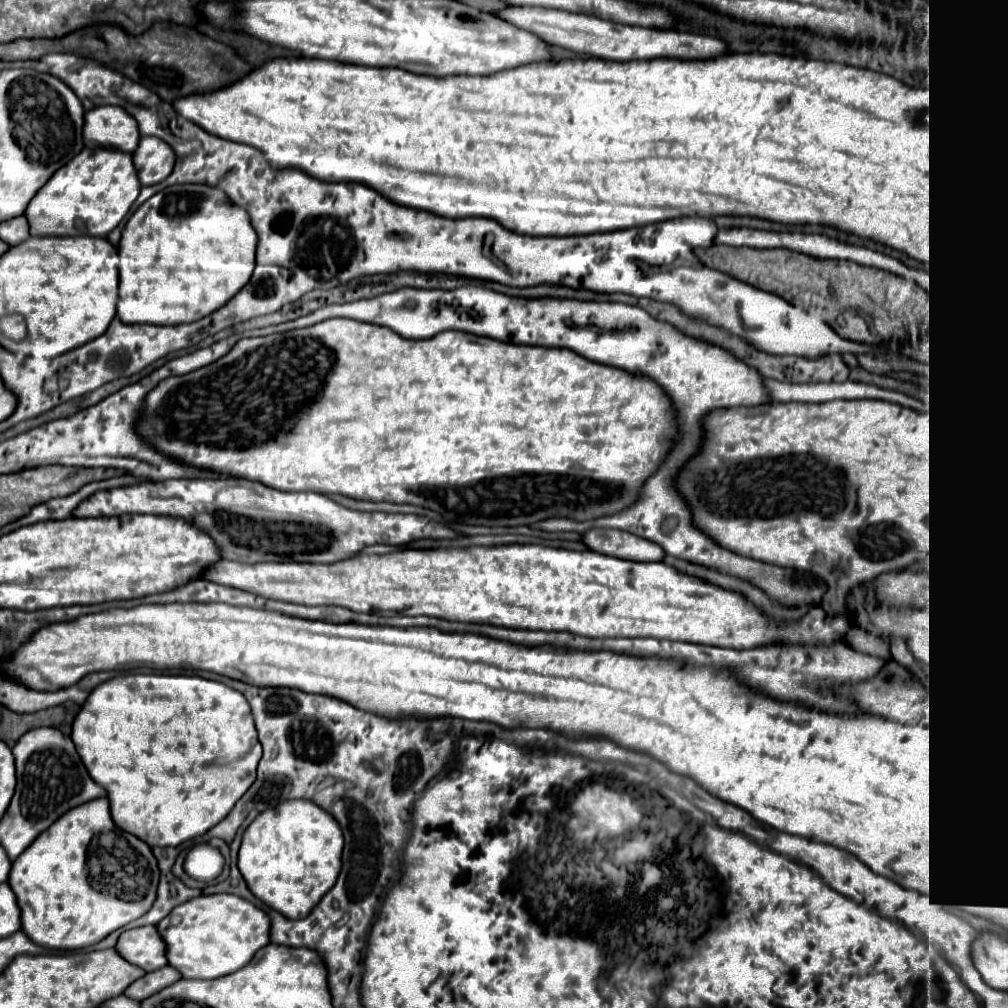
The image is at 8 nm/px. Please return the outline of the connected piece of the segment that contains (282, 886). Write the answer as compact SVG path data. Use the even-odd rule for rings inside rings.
M289 799L255 817L239 849L239 871L263 903L287 919L303 919L335 885L341 871L343 833L337 819L313 801Z

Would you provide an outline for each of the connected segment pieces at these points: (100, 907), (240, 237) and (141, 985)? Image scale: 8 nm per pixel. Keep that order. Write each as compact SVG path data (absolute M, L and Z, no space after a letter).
M101 797L79 805L77 809L69 809L69 813L45 829L45 833L41 833L33 845L13 861L9 885L17 895L23 931L31 941L51 949L83 949L145 915L157 897L159 869L151 847L119 829L109 815L107 797Z
M185 183L185 185L173 185L167 187L163 191L159 191L157 195L153 195L151 199L147 199L125 223L123 229L123 237L119 241L119 303L117 303L117 317L123 323L153 323L153 325L179 325L179 323L193 323L197 319L207 317L209 313L213 313L215 309L223 307L233 295L237 295L251 279L253 269L255 269L255 249L257 249L257 233L251 227L249 215L241 209L235 207L227 201L225 193L219 191L217 187L211 185L203 185L203 183Z
M167 965L167 967L163 967L163 969L151 971L151 973L147 973L145 977L137 979L135 983L131 983L131 985L125 989L125 995L131 997L131 999L135 999L135 1001L143 1001L145 997L149 997L149 995L165 989L167 985L171 985L171 983L175 983L175 981L179 981L179 979L181 979L181 973L179 973L177 969L173 969L173 967Z

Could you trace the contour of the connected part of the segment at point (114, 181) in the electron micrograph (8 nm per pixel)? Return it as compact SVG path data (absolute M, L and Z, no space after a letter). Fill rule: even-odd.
M85 147L73 161L63 165L31 199L25 217L31 235L93 235L107 237L131 209L141 191L131 153Z

